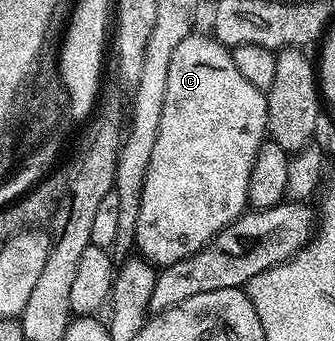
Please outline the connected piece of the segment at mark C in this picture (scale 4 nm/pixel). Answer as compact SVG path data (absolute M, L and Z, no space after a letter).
M194 31L187 39L183 39L183 43L175 47L175 56L171 58L171 67L167 71L167 99L163 99L163 119L159 119L159 135L155 138L155 148L151 150L151 163L147 163L147 179L143 179L143 199L139 199L139 223L135 245L140 256L157 267L179 263L179 259L187 259L205 248L219 231L226 229L235 218L246 212L251 167L255 163L255 155L259 147L266 140L268 128L265 93L251 87L251 83L243 79L243 75L235 67L232 52L218 43L216 37L212 35L204 37L200 31Z

